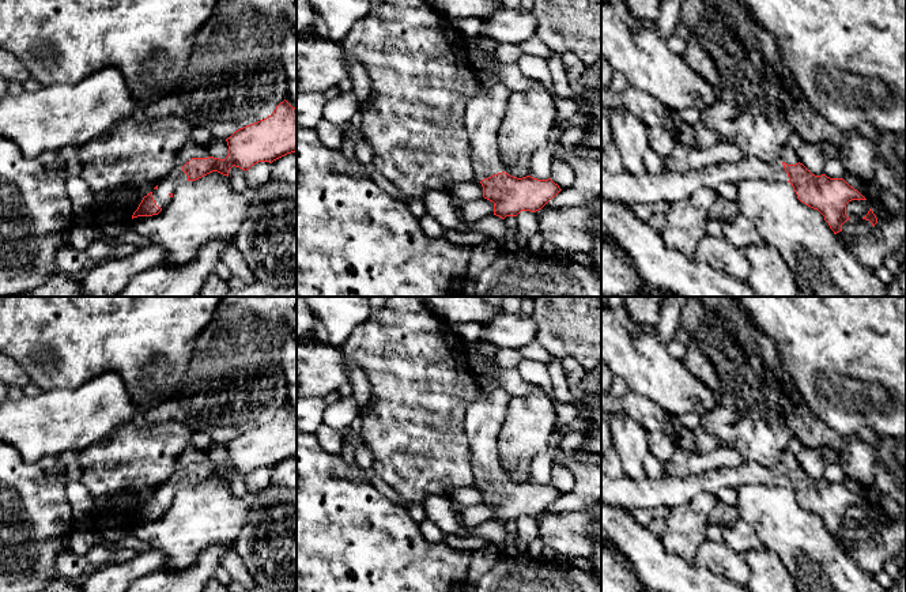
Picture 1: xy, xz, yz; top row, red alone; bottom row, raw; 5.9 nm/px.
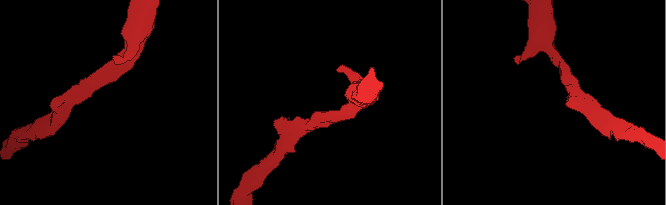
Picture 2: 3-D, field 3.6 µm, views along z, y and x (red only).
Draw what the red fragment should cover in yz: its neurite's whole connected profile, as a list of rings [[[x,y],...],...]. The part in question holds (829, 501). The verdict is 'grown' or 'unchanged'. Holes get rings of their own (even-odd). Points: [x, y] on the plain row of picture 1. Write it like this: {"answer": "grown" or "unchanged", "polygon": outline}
{"answer": "grown", "polygon": [[[758,463],[739,467],[720,467],[686,478],[662,475],[657,479],[609,478],[601,472],[601,504],[630,512],[634,508],[669,509],[691,502],[702,493],[716,494],[722,487],[737,489],[747,483],[790,487],[797,504],[818,514],[834,539],[850,523],[846,509],[852,505],[867,505],[843,483],[815,480],[803,468],[765,468]]]}

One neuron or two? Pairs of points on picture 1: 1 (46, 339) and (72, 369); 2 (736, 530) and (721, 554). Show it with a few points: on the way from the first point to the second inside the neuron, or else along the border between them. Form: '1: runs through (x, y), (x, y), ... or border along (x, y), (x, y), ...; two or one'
1: runs through (53, 346), (67, 362); one
2: border along (724, 540), (742, 555); two

